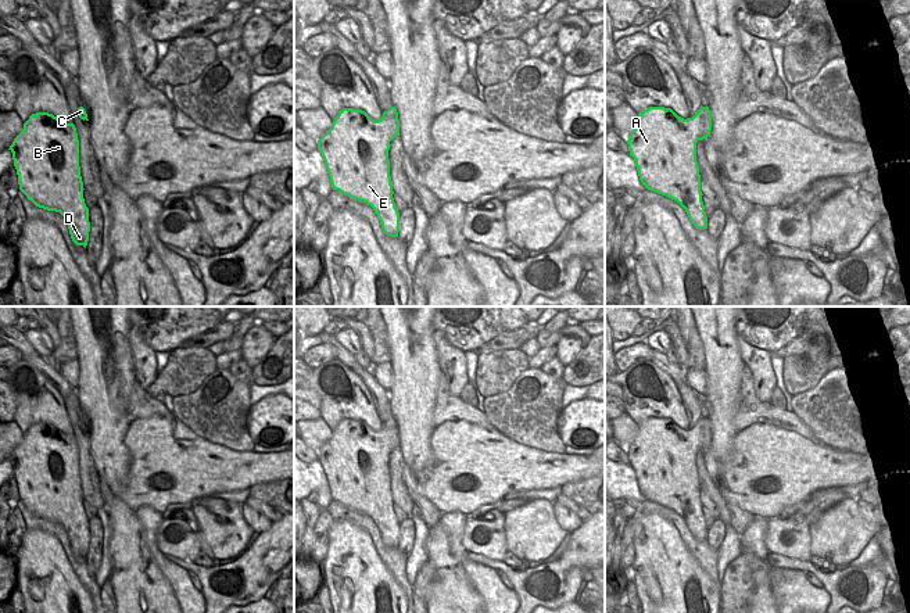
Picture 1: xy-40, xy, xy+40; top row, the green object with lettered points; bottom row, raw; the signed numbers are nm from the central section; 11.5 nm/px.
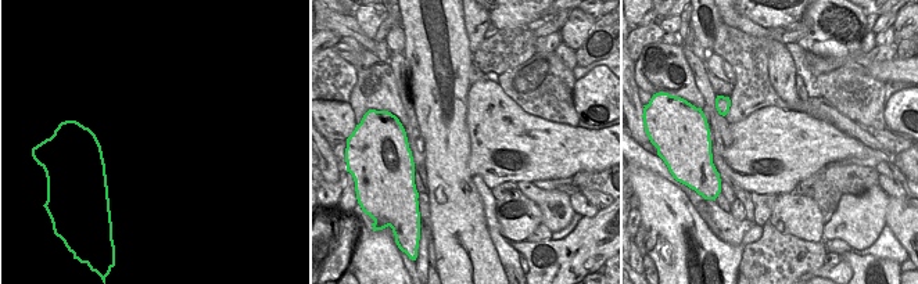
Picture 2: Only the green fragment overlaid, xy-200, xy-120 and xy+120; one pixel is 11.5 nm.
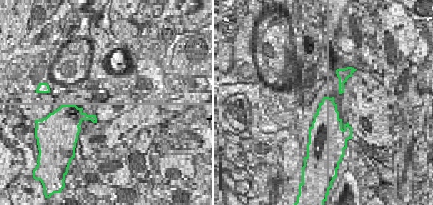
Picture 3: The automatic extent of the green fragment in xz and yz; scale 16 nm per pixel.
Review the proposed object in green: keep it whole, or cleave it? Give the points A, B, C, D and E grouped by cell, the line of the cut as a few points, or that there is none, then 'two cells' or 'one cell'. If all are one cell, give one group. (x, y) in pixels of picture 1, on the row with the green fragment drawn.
A B C D E | no cut | one cell

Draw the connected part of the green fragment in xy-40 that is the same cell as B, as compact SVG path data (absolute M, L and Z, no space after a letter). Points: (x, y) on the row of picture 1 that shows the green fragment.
M49 112L32 114L8 150L12 153L19 190L36 207L60 212L68 223L72 241L86 248L90 222L75 125Z

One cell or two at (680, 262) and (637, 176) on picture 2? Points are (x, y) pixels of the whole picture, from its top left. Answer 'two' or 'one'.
one

